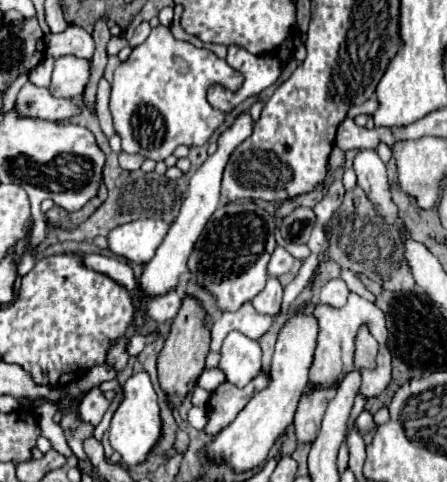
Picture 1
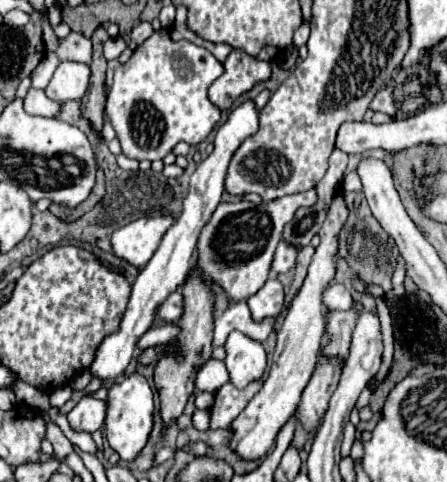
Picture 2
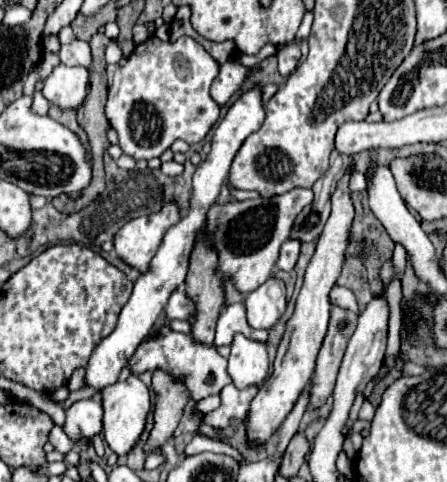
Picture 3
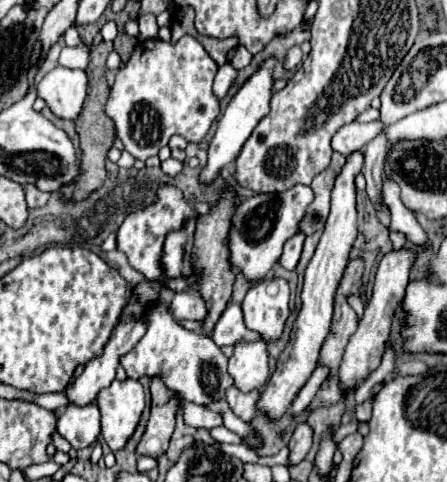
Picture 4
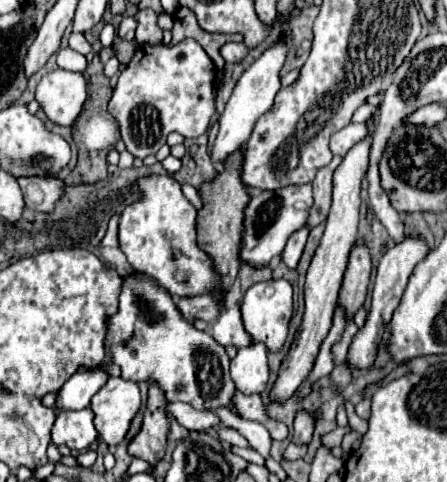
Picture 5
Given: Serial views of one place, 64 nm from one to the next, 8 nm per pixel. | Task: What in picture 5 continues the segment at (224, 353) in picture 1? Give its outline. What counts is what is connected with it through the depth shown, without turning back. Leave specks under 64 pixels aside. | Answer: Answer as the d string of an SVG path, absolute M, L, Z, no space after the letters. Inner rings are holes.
M250 344L240 348L230 360L230 374L236 388L244 394L260 394L268 384L268 360L264 344Z

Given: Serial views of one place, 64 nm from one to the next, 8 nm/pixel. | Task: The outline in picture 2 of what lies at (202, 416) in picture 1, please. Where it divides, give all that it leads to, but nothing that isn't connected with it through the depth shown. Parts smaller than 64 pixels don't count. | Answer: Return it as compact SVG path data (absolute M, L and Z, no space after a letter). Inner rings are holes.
M196 409L192 417L192 424L199 431L206 431L209 429L209 419L209 411Z

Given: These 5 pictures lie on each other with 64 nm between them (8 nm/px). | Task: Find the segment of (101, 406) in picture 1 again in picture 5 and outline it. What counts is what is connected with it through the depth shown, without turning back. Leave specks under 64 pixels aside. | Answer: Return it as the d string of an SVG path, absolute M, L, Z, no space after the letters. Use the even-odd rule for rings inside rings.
M90 408L62 410L52 428L52 442L56 446L66 444L70 448L82 446L82 450L88 450L96 438L98 432L94 428L94 416Z

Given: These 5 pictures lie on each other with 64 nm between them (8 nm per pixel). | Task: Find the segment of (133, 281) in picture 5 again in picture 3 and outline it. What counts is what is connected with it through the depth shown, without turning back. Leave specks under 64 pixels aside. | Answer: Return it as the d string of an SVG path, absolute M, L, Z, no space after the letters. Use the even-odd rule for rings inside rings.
M160 326L158 328L160 338L154 340L144 340L138 350L134 352L134 356L130 358L128 366L132 370L132 374L142 374L146 370L166 370L176 378L184 378L186 388L190 390L194 400L212 396L212 394L220 394L220 390L232 382L232 378L226 372L226 358L222 358L214 346L204 346L204 344L196 344L190 334L180 334L180 332L172 332L168 326Z

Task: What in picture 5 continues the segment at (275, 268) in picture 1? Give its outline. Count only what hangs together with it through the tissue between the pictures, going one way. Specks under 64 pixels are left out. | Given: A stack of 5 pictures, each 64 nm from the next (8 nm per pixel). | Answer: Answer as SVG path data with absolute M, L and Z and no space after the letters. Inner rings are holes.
M304 226L304 228L300 228L298 232L294 232L290 238L288 238L288 242L286 242L286 248L284 248L284 252L282 252L282 260L284 260L284 264L288 266L288 268L296 268L296 264L298 264L298 260L300 260L300 256L302 256L302 250L304 250L304 244L306 244L306 238L308 238L308 228Z

